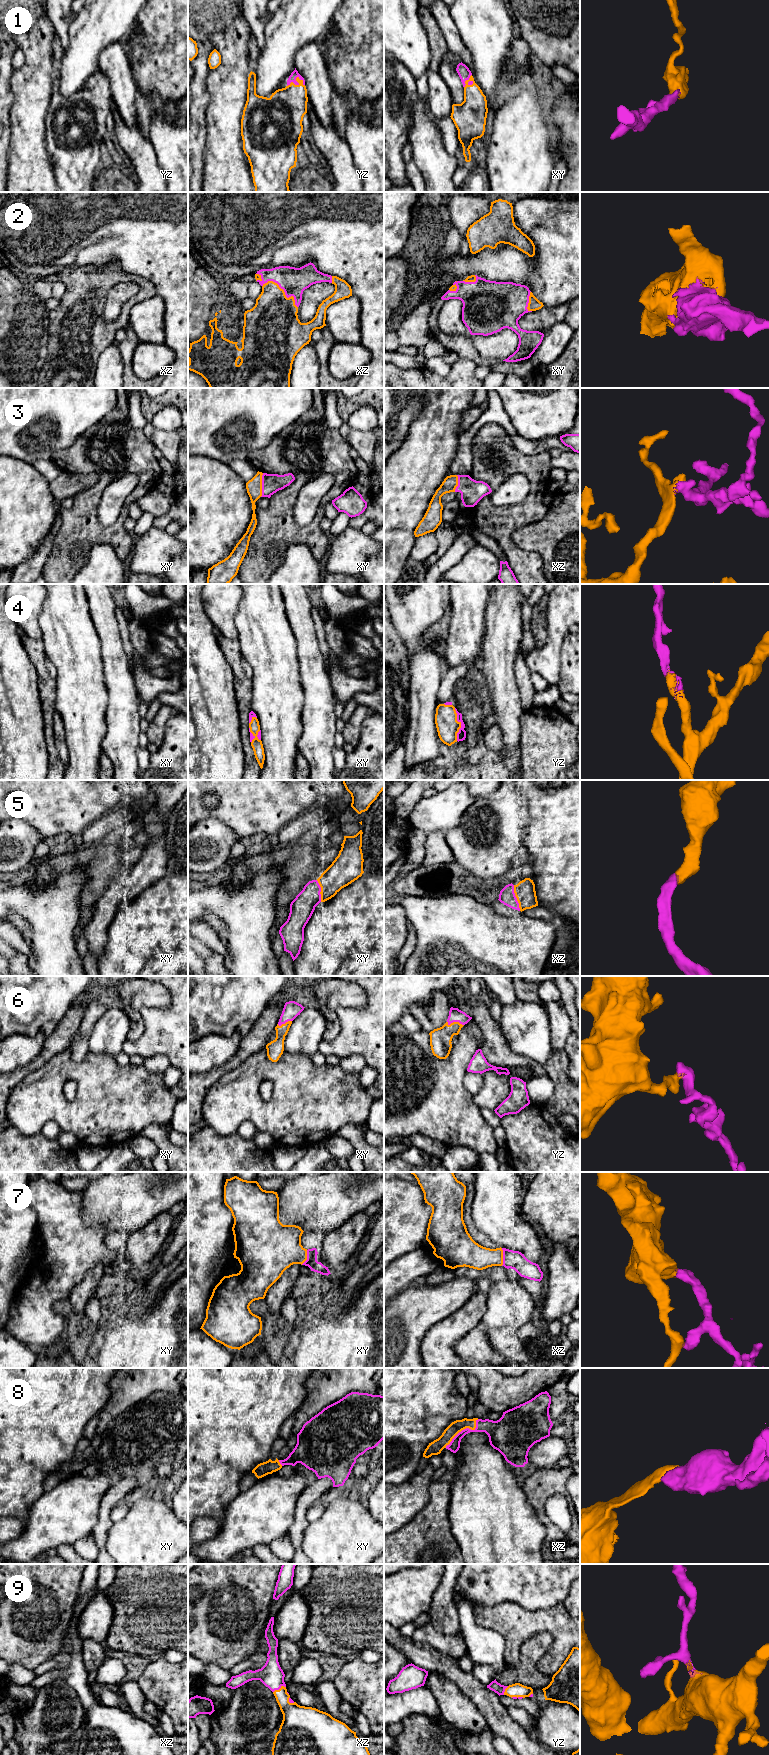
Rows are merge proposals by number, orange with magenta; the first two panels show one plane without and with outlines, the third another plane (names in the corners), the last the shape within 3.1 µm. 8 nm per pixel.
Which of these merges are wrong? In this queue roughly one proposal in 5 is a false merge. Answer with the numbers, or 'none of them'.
none of them

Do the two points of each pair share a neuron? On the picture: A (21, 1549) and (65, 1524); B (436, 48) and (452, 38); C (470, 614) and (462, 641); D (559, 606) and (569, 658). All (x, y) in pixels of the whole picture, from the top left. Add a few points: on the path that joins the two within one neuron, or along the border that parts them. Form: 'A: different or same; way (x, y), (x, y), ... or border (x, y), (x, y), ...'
A: same; way (32, 1542), (50, 1524), (54, 1524)
B: different; border (436, 20), (449, 50)
C: same; way (467, 621), (465, 634)
D: different; border (568, 632), (563, 640), (560, 659)

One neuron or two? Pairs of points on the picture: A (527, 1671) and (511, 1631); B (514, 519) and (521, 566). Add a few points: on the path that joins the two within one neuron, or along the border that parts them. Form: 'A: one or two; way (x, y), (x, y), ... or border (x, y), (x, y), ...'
A: two; border (534, 1634), (522, 1644), (519, 1661), (505, 1664)
B: one; way (507, 531), (507, 544), (513, 554)

